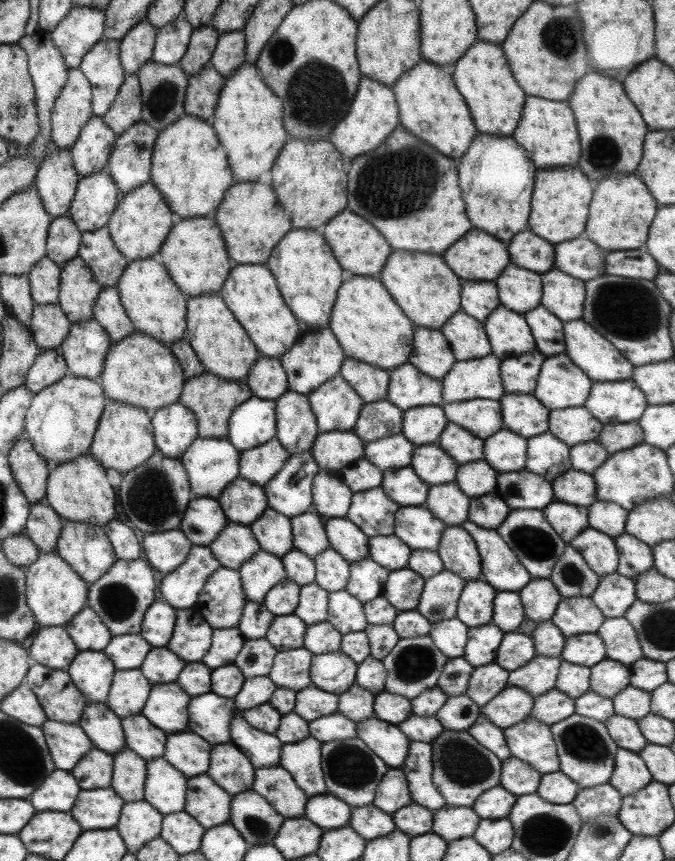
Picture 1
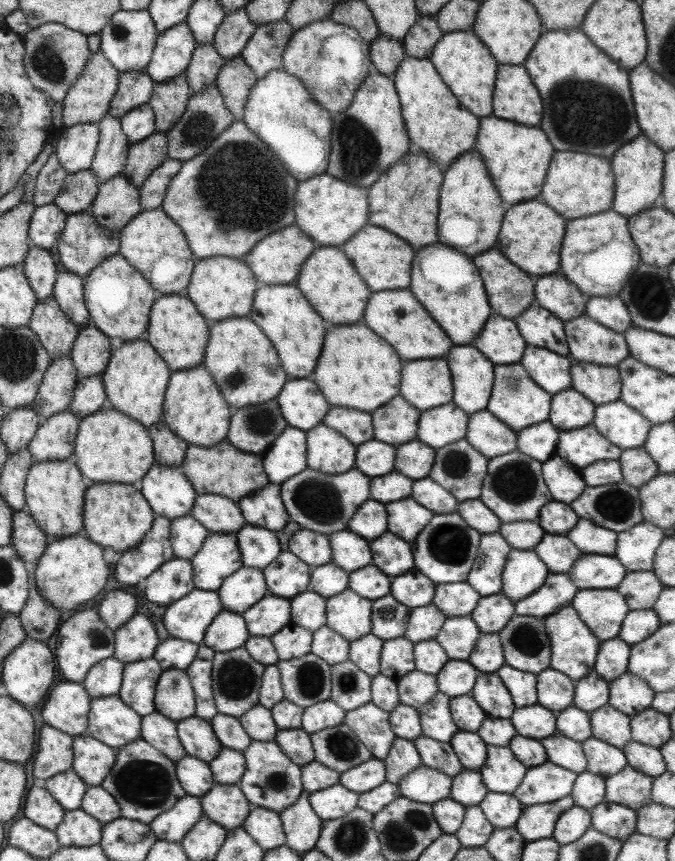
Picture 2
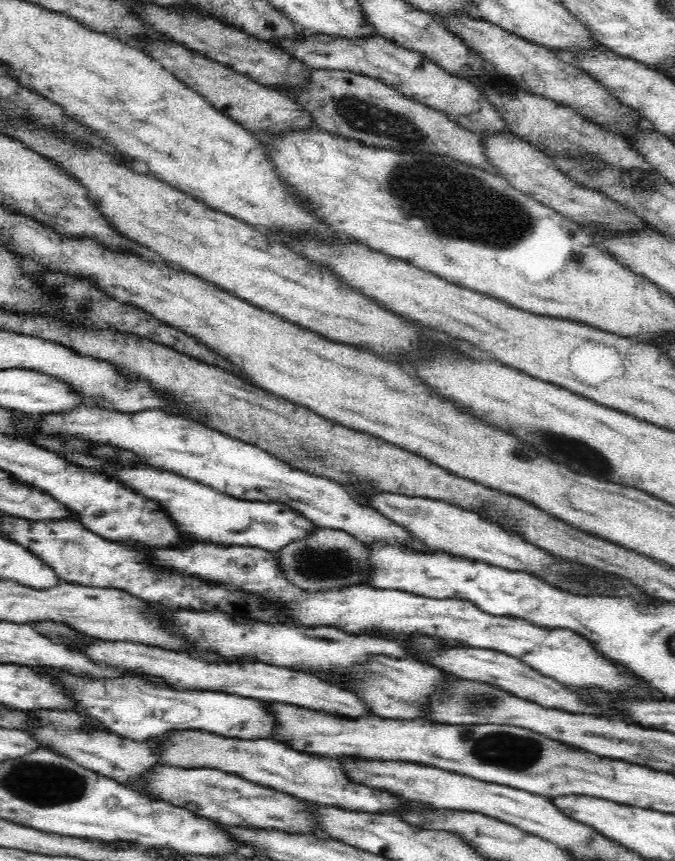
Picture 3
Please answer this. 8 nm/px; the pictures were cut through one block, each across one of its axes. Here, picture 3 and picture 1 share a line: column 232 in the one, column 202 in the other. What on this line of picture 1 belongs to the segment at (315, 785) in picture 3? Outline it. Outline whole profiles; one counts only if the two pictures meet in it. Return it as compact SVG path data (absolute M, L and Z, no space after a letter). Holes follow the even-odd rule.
M187 730L166 735L162 757L188 779L208 770L211 749L206 740Z

